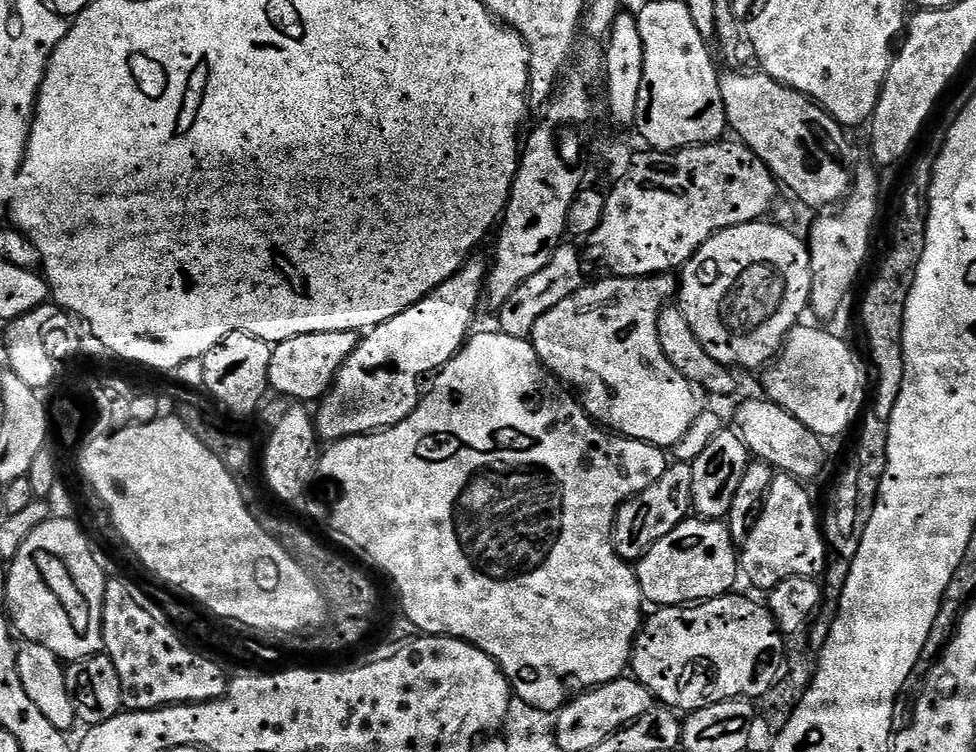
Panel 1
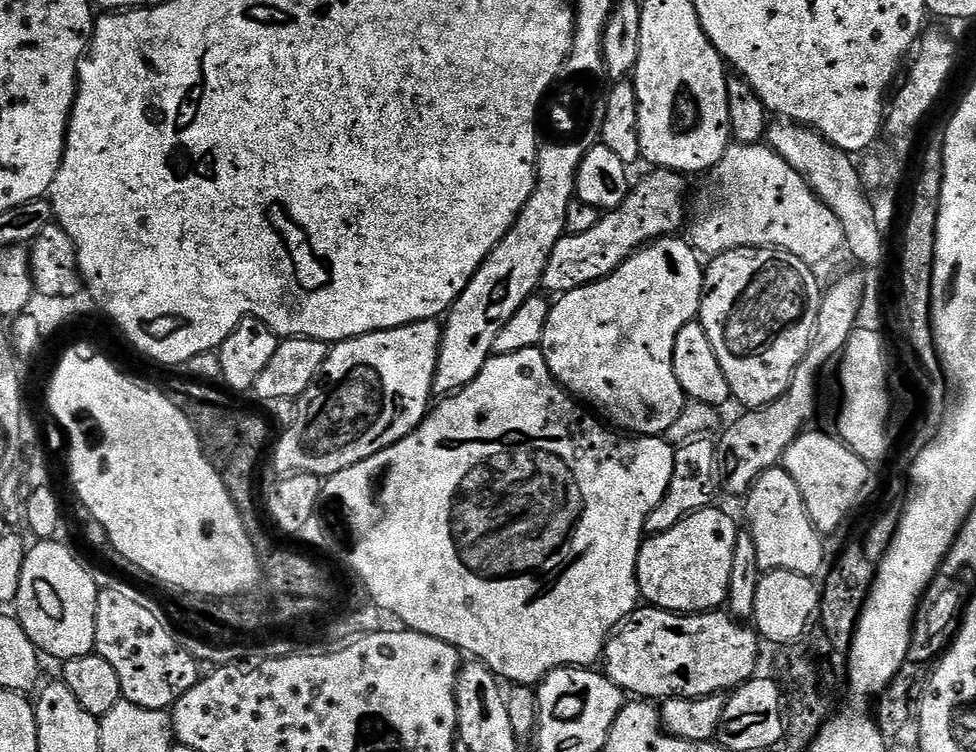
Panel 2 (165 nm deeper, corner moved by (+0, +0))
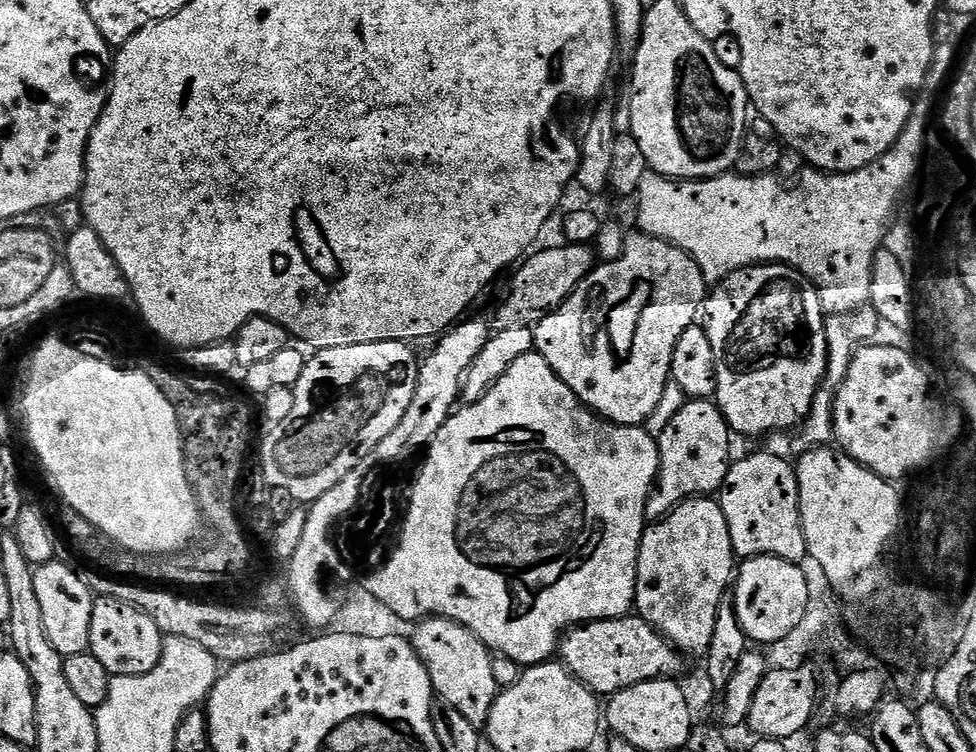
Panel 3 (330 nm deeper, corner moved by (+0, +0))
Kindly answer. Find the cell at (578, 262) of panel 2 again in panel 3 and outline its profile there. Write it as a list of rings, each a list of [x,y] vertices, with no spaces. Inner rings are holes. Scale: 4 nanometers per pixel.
[[[560,242],[557,248],[544,248],[541,252],[535,252],[519,265],[521,268],[513,274],[508,284],[508,293],[496,312],[500,328],[539,324],[542,318],[563,306],[564,299],[590,275],[598,260],[597,253],[586,244]]]

